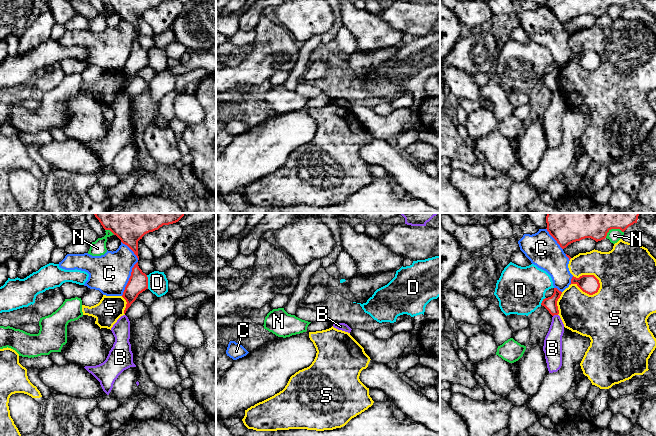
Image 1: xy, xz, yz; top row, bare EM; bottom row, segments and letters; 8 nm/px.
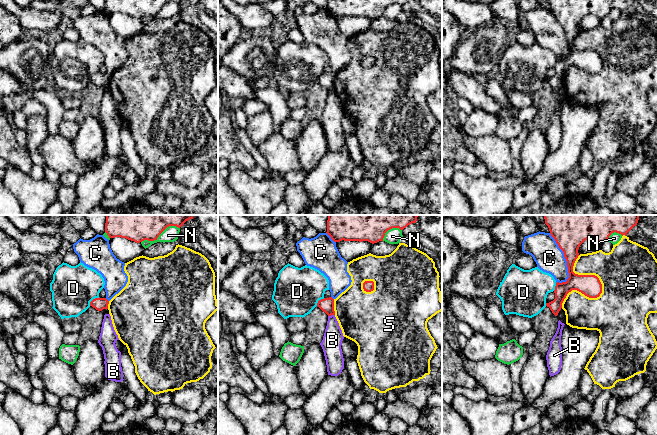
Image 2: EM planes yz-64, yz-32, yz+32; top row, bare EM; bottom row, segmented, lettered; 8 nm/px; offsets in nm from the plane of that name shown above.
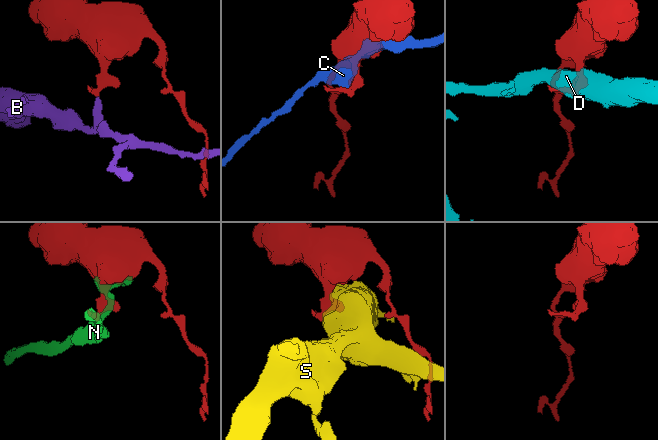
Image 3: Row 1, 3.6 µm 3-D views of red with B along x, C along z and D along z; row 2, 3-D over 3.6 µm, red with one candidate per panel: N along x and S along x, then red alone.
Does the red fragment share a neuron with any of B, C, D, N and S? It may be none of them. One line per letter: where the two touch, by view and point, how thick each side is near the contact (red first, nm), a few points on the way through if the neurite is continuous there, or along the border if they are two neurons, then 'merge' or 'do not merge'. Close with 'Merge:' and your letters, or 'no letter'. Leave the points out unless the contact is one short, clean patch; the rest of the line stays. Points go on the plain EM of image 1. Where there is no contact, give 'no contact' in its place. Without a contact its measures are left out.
B: meets red in yz at (555, 90); 110 nm thick on the red side, 140 nm on the other; border along yz (557, 90), (553, 92); do not merge
C: meets red in xy at (129, 54); 160 nm thick on the red side, 320 nm on the other; do not merge
D: meets red in xy at (147, 58); 160 nm thick on the red side, 160 nm on the other; do not merge
N: meets red in yz at (613, 4); 140 nm thick on the red side, 110 nm on the other; do not merge
S: meets red in yz at (587, 69); 150 nm thick on the red side, 440 nm on the other; do not merge
Merge: no letter

